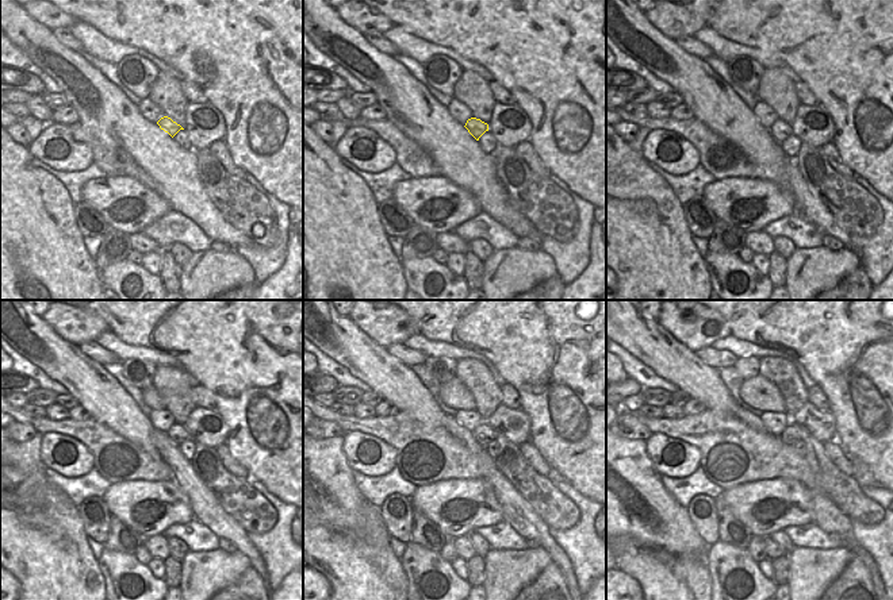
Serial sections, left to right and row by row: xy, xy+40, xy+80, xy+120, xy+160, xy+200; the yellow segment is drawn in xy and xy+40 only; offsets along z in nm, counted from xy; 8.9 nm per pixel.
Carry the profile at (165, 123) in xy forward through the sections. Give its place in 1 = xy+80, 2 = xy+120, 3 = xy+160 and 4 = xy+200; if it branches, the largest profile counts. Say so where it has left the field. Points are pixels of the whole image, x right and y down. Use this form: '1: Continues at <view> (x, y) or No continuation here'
1: Continues at xy+80 (780, 130)
2: Continues at xy+120 (177, 433)
3: Continues at xy+160 (483, 434)
4: Continues at xy+200 (793, 433).

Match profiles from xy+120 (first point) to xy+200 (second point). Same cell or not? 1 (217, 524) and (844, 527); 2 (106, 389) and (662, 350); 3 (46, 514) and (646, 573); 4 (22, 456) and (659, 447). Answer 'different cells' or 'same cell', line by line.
1: same cell
2: same cell
3: same cell
4: different cells

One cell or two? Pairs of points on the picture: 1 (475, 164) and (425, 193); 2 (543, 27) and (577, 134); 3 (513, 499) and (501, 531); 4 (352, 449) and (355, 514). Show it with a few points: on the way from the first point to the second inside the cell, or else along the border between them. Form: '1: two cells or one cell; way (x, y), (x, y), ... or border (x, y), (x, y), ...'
1: two cells; border (441, 174), (466, 188), (475, 197)
2: one cell; way (567, 54), (577, 64), (577, 107)
3: two cells; border (504, 520), (525, 539)
4: two cells; border (342, 439), (344, 457), (353, 469)

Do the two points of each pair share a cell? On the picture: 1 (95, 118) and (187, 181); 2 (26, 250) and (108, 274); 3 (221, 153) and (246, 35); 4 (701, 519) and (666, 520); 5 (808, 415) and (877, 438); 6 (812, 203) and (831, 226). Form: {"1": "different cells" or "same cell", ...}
{"1": "same cell", "2": "different cells", "3": "different cells", "4": "different cells", "5": "different cells", "6": "same cell"}

